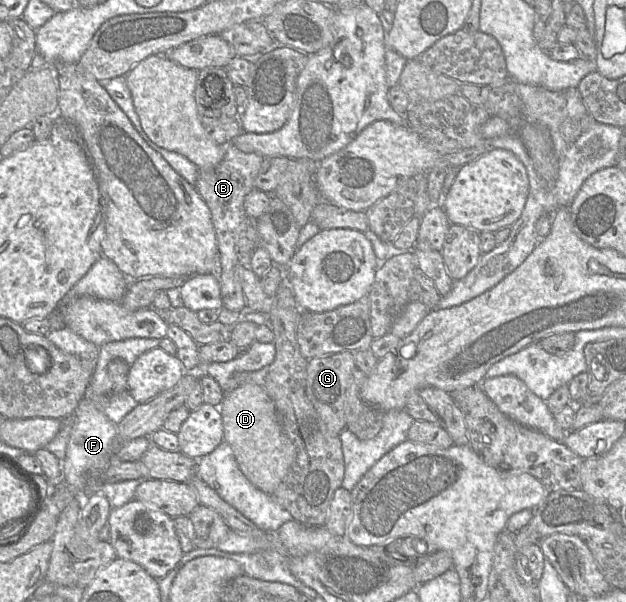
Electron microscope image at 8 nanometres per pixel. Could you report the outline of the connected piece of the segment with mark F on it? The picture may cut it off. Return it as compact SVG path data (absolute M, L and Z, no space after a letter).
M129 338L109 342L99 348L99 357L89 382L87 396L81 400L72 418L72 432L66 450L66 457L62 461L63 480L75 490L78 496L101 493L107 497L111 508L119 508L135 498L136 489L142 480L132 479L99 484L99 476L113 462L140 460L153 443L150 437L138 437L128 441L120 448L115 448L117 424L107 418L101 410L101 403L103 399L112 394L112 382L108 374L109 362L121 358L131 366L141 354L159 347L159 341L160 339L156 338Z

